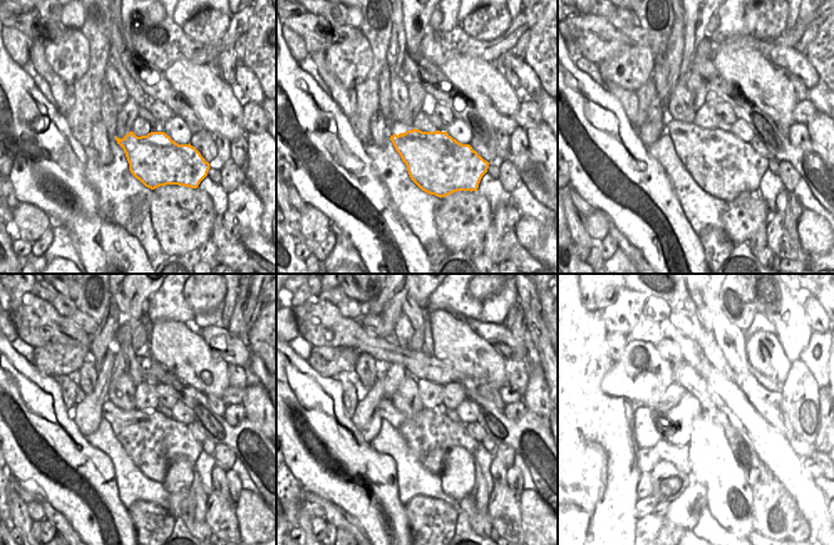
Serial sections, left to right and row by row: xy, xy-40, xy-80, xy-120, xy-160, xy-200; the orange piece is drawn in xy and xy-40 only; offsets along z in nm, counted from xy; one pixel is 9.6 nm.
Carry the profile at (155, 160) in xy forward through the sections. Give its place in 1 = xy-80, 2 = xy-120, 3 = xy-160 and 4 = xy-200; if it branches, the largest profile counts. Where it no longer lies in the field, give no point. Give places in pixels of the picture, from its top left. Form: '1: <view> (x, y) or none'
1: xy-80 (724, 166)
2: xy-120 (150, 438)
3: xy-160 (430, 435)
4: xy-200 (710, 440)

